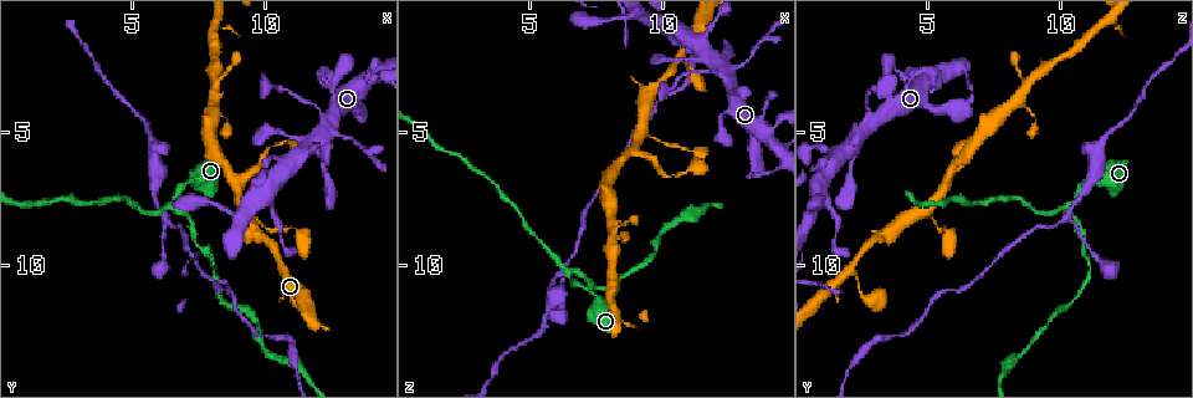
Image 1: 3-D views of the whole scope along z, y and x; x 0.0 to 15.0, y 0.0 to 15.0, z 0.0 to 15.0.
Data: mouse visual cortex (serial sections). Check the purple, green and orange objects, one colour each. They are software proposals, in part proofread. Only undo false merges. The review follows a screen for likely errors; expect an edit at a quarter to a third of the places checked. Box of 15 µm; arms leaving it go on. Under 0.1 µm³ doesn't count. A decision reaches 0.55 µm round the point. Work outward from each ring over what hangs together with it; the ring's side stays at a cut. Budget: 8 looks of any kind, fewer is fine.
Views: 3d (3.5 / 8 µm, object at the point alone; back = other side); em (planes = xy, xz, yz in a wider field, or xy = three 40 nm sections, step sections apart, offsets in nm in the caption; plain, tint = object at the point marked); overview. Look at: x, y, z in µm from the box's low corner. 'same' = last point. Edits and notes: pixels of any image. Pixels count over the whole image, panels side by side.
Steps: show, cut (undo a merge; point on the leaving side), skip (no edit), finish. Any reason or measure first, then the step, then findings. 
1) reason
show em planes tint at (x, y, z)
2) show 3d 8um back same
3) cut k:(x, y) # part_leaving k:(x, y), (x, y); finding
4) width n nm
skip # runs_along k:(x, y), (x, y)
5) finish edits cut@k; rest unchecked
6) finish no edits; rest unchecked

side arm on a straight run
show 3d 3.5um at (9.1, 7.9, 5.0)

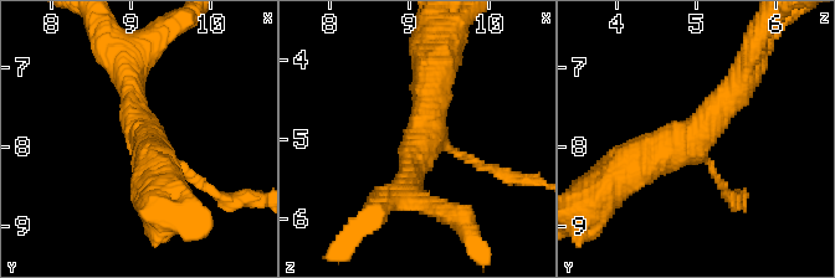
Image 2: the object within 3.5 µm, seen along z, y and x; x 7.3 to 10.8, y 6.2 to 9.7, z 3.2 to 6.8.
shape alone is not enough
show em xy step 3 tint at (9.20, 7.90, 4.95)

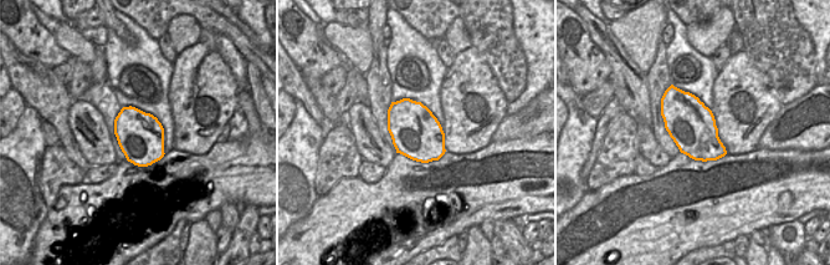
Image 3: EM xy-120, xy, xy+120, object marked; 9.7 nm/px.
arm_widths 100, 350, 500 nm
skip # runs_along 2:(620, 173), (691, 142), (742, 77); all the same cell

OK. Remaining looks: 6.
narrows sharply
show 3d 3.5um at (6.4, 7.7, 10.3)

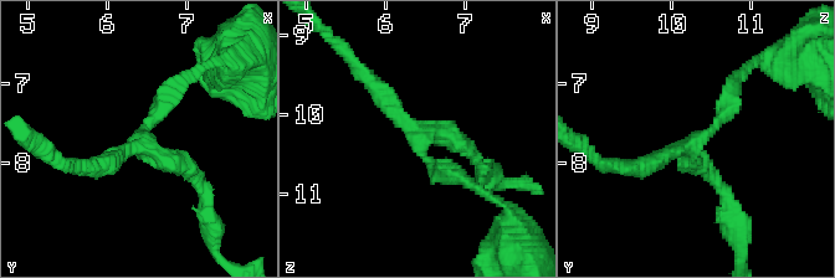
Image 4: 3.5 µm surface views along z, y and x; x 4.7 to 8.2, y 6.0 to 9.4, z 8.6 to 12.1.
arms 3; arm_widths 200, 200, 250 nm
show em xy step 3 tint at (6.45, 7.75, 10.25)

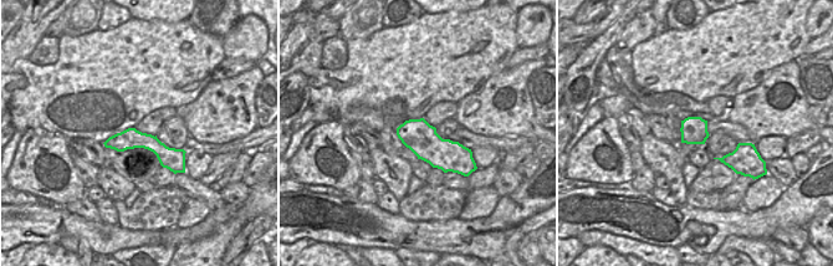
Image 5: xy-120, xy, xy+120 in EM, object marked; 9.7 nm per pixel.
skip # runs_along 4:(178, 86), (143, 143), (200, 189); continuous, no second cell

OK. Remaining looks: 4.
show 3d 3.5um at (12.5, 4.6, 3.1)

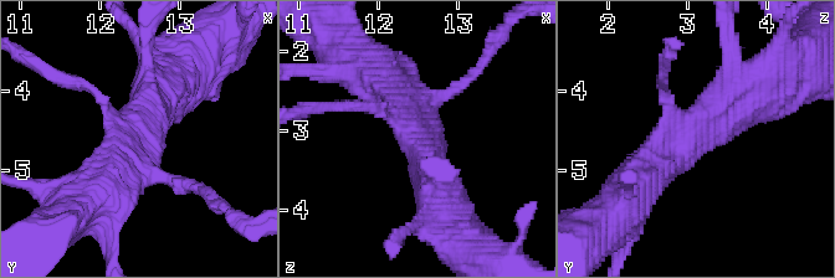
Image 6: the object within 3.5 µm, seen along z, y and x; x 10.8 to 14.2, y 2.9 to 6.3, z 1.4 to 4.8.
arm_widths 150, 250, 500, 500 nm
skip # runs_along 6:(756, 92), (641, 179); continuous, no second cell

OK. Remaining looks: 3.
finish no edits; rest unchecked

